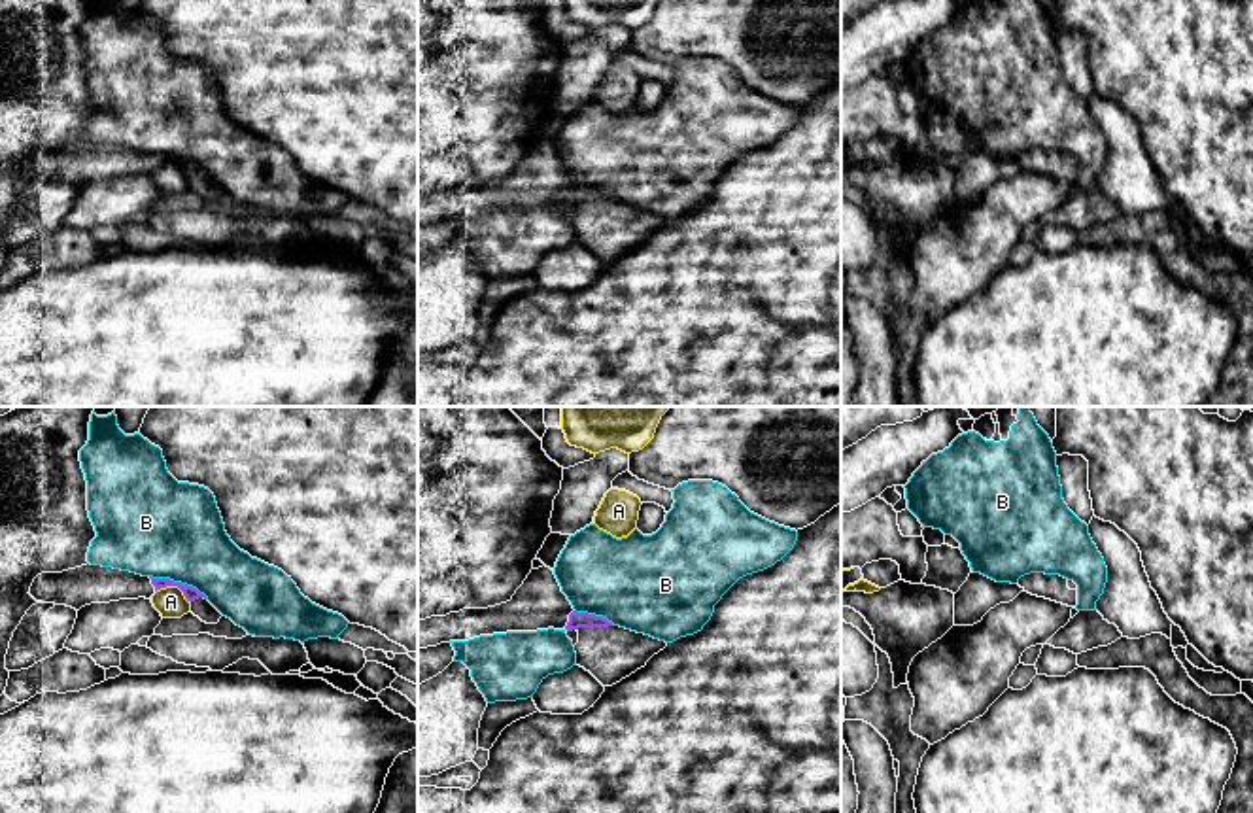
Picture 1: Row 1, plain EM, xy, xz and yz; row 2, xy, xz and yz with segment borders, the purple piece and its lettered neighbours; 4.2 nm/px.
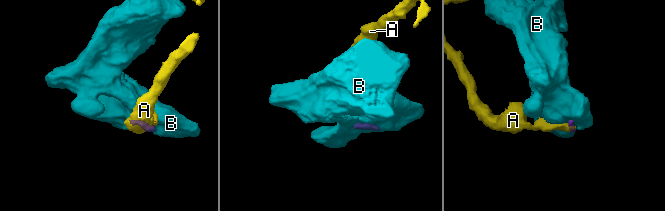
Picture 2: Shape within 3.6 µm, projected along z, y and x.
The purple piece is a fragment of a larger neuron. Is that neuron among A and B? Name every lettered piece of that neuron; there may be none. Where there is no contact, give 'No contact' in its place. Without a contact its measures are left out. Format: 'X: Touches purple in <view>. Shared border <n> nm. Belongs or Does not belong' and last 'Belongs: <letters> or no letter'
A: Touches purple in xy. Shared border 160 nm. Does not belong
B: Touches purple in xy. Shared border 260 nm. Does not belong
Belongs: no letter

